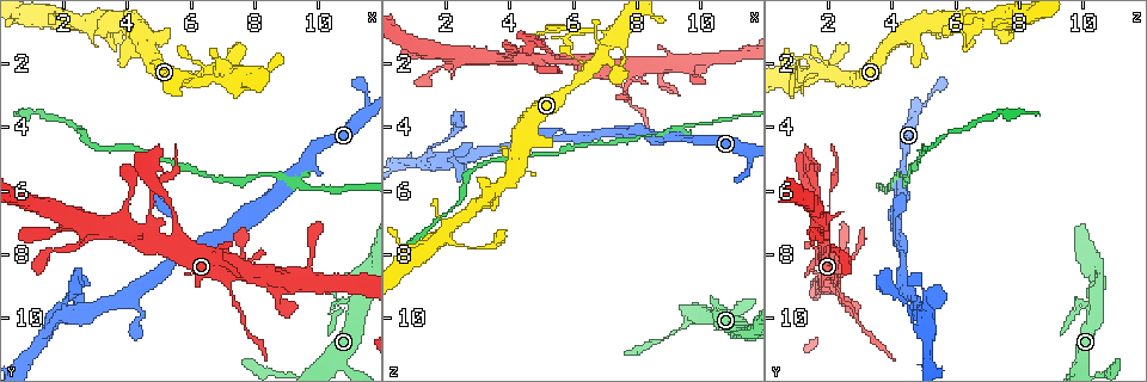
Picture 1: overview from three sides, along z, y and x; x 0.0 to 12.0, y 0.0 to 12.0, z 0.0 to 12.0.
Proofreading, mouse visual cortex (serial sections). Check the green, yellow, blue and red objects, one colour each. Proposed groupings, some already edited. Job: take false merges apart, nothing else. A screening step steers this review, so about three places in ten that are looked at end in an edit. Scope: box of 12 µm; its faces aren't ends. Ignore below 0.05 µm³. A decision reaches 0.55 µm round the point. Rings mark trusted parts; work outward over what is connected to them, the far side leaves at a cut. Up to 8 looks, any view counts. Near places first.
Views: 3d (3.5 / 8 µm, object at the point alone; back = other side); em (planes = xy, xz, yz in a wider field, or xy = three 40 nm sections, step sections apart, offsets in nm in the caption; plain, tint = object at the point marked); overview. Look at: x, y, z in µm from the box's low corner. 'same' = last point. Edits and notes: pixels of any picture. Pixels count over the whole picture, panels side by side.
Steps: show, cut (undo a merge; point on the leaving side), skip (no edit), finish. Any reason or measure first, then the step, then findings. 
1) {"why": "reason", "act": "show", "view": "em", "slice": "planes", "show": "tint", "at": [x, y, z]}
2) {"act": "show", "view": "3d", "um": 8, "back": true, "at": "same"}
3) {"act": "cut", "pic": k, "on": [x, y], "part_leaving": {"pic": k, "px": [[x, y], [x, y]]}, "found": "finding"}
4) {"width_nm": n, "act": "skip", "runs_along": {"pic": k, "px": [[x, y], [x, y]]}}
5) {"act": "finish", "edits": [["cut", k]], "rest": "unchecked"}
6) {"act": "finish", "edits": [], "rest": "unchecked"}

{"why": "arms part here", "act": "show", "view": "3d", "um": 3.5, "at": [6.0, 8.0, 4.3]}

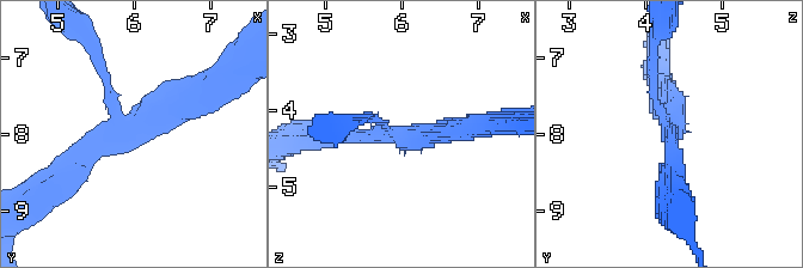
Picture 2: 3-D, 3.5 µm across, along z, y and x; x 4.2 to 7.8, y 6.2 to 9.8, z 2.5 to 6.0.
{"arms": 3, "arm_widths_nm": [100, 250, 300], "act": "show", "view": "em", "slice": "xy", "step": 2, "show": "tint", "at": [6.00, 7.95, 4.35]}

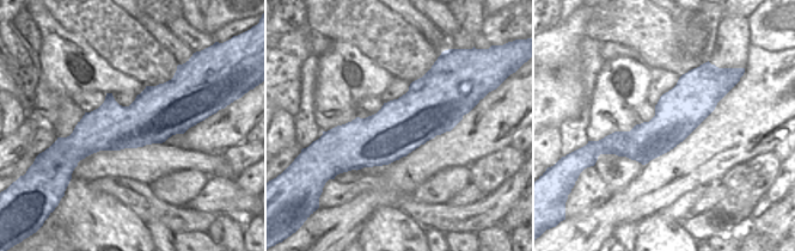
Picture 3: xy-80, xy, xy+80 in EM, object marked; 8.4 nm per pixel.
{"why": "another direction", "act": "show", "view": "em", "slice": "planes", "show": "tint", "at": "same"}

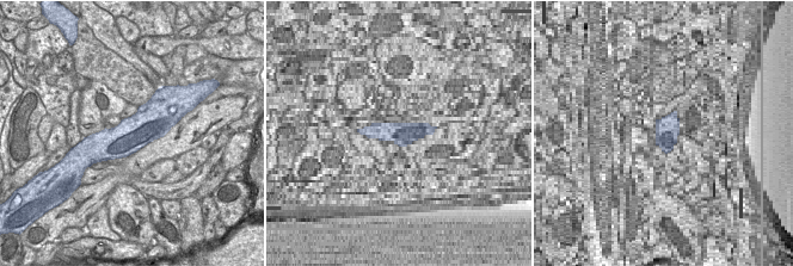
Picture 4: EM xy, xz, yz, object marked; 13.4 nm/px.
{"width_nm": 460, "act": "skip", "runs_along": {"pic": 2, "px": [[197, 89], [69, 170]]}, "found": "one cell here"}

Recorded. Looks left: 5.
{"why": "small branch off a trunk", "act": "show", "view": "3d", "um": 3.5, "back": true, "at": [7.1, 8.9, 2.2]}

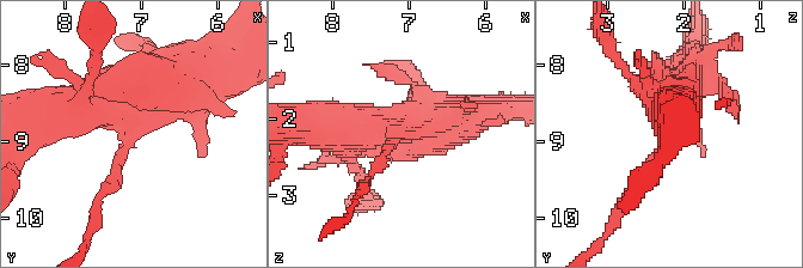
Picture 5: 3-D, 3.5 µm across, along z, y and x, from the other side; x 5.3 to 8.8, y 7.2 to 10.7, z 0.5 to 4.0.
{"act": "show", "view": "em", "slice": "xy", "step": 5, "show": "tint", "at": [7.20, 8.85, 2.20]}

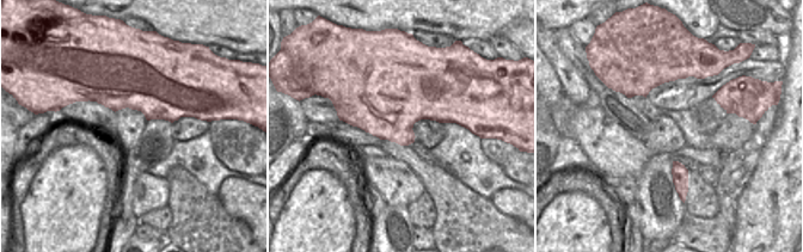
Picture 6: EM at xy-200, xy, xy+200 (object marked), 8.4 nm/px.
{"act": "cut", "pic": 5, "on": [116, 170], "part_leaving": {"pic": 5, "px": [[128, 131], [91, 226]]}, "found": "a second cell is stuck on"}

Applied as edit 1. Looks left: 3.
{"act": "show", "view": "overview"}

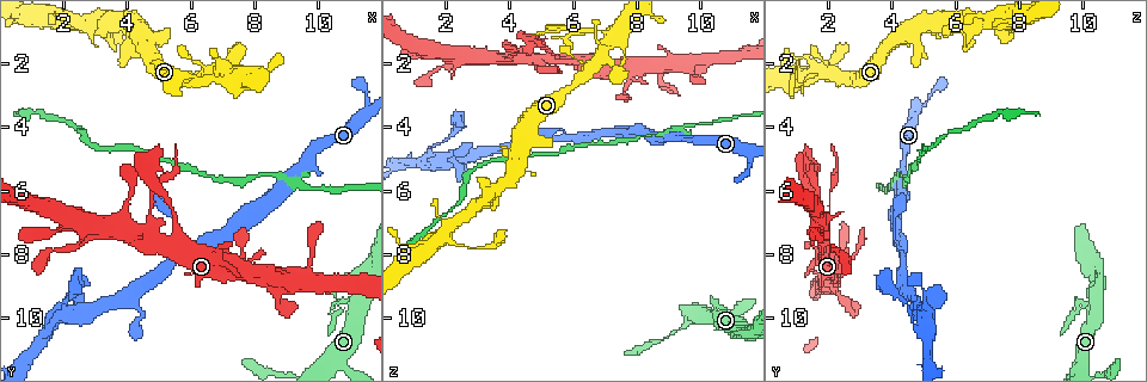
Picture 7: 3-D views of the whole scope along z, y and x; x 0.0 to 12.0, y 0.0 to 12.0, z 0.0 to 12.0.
{"why": "abrupt turn", "act": "show", "view": "3d", "um": 3.5, "at": [10.6, 8.7, 10.4]}

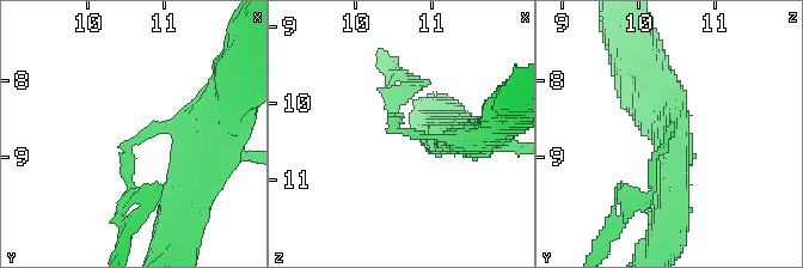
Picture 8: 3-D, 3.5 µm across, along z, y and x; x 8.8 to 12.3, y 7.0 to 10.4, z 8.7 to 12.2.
{"act": "show", "view": "em", "slice": "planes", "show": "tint", "at": [10.65, 8.75, 10.40]}

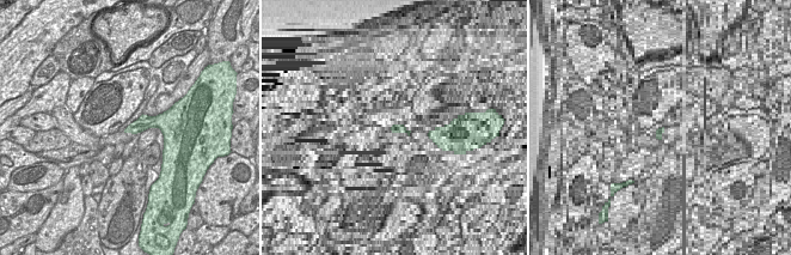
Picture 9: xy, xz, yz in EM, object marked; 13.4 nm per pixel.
{"act": "skip", "runs_along": {"pic": 8, "px": [[191, 164], [121, 205]]}, "found": "all the same cell"}

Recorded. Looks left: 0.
{"act": "finish", "edits": [["cut", 5]], "rest": "unchecked"}

